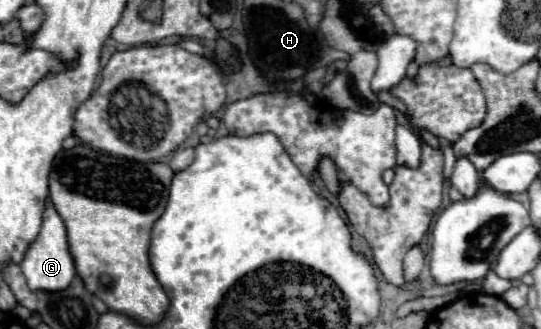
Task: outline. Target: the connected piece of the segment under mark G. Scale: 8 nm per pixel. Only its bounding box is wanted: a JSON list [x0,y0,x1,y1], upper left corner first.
[20,204,76,292]

